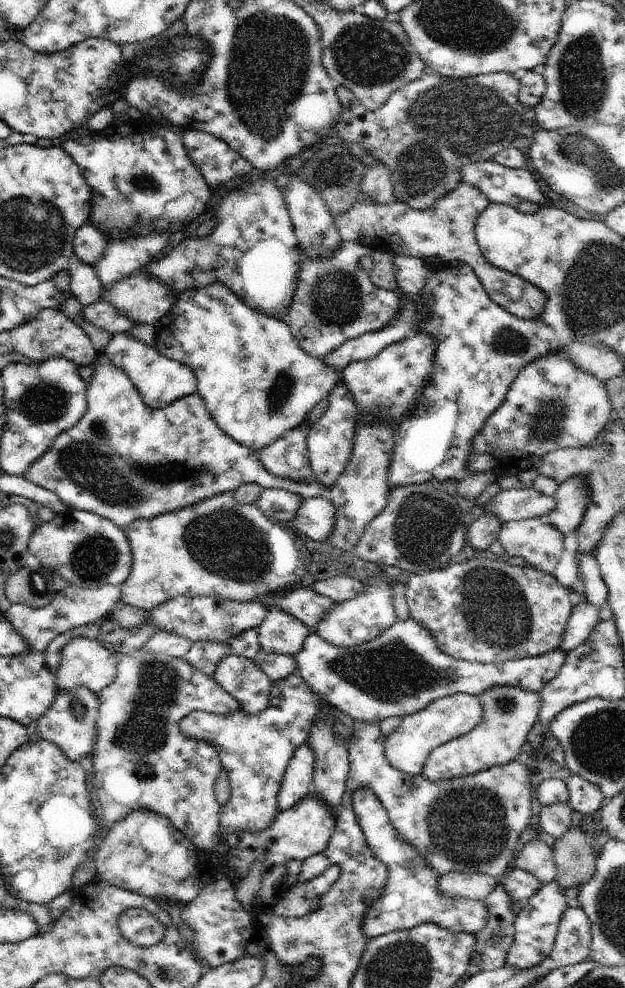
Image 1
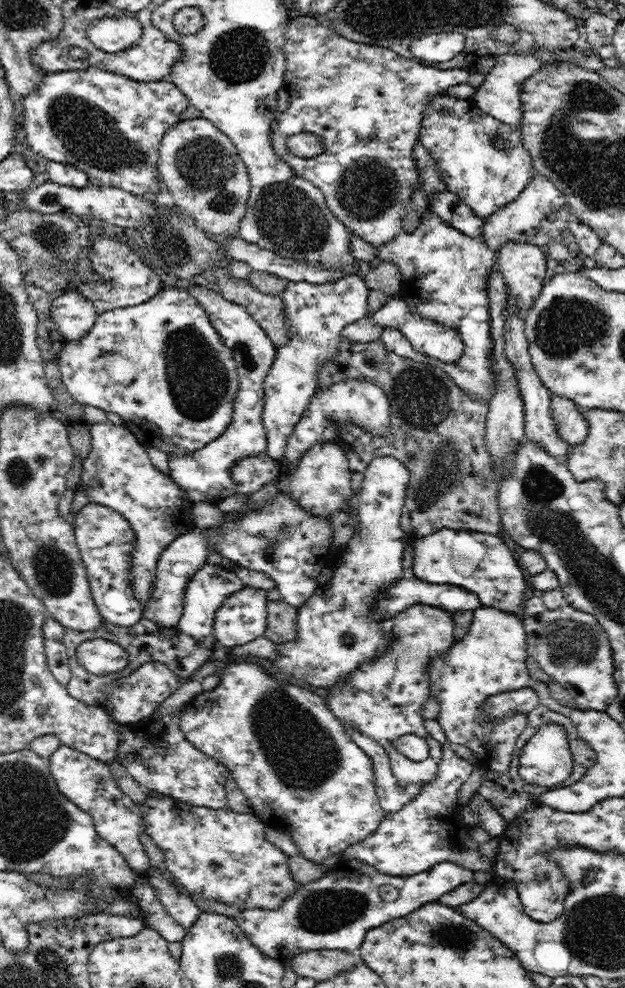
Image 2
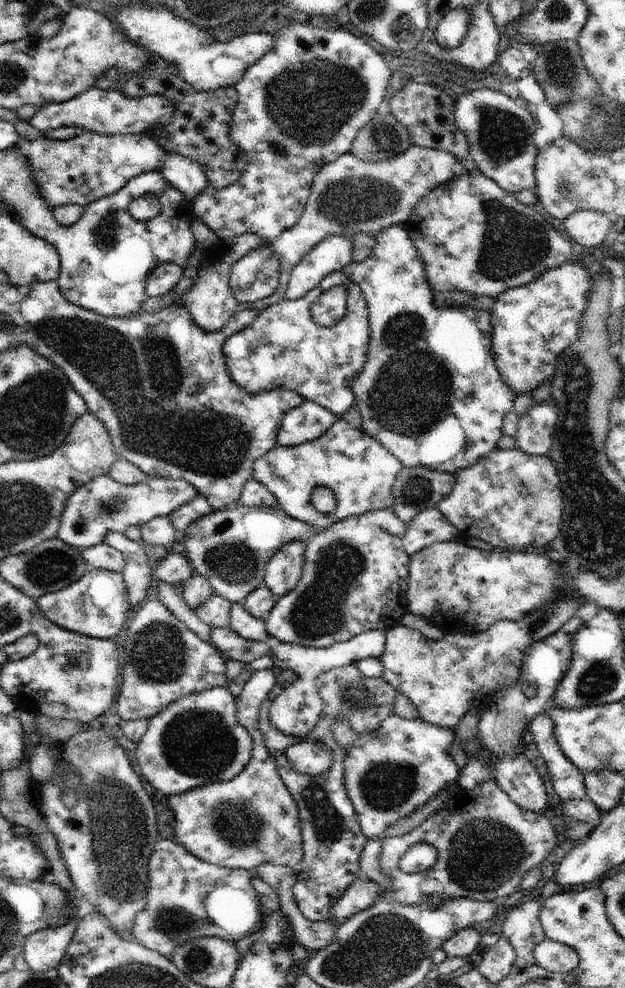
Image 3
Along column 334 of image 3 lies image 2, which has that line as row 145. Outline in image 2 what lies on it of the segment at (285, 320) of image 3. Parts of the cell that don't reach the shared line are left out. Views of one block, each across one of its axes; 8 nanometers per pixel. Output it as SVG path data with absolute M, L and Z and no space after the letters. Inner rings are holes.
M299 15L291 18L288 28L284 34L284 50L286 51L287 67L285 70L285 86L286 92L289 96L289 105L285 111L278 113L275 116L273 133L271 134L272 146L274 152L281 156L296 173L296 176L301 176L303 179L309 180L314 186L317 186L324 195L326 204L334 213L334 216L340 222L344 223L352 233L362 237L366 242L374 245L376 248L383 244L389 243L400 231L402 226L402 212L404 212L404 203L412 196L414 192L418 170L414 164L412 151L416 140L419 138L420 124L426 106L430 104L432 96L438 96L441 93L446 93L448 88L452 88L458 84L467 84L469 78L469 71L461 68L453 69L438 69L432 66L420 64L416 58L405 59L402 55L394 52L391 48L384 48L383 46L374 46L372 44L362 44L343 38L334 29L322 26L319 20L314 16ZM299 132L311 132L316 136L322 136L326 149L320 155L314 156L312 160L304 160L298 158L288 147L286 147L286 139L292 134Z

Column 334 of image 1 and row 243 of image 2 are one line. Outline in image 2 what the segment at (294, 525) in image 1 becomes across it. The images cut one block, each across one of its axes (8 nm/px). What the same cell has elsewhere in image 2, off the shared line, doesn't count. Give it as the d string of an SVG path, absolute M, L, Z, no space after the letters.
M506 242L498 250L497 269L507 282L508 293L516 299L518 315L525 319L526 311L533 308L534 302L540 297L546 278L546 248L526 244L524 242Z

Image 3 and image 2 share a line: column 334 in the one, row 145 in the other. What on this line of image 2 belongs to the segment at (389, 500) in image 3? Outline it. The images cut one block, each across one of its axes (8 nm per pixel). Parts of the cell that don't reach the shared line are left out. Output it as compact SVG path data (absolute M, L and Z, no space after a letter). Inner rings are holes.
M448 92L432 96L432 100L426 106L424 116L422 116L418 139L422 141L422 146L426 147L430 158L437 166L445 190L457 194L458 198L476 213L476 216L483 219L494 214L506 204L514 202L536 173L530 153L524 148L521 129L504 124L484 112L477 106L474 97L462 99L448 95ZM498 136L508 140L508 148L500 149L494 145L494 140Z

